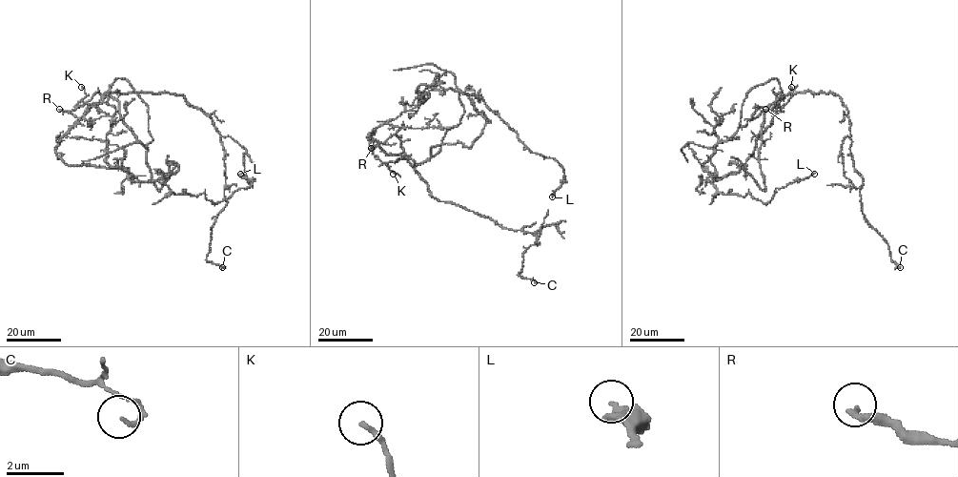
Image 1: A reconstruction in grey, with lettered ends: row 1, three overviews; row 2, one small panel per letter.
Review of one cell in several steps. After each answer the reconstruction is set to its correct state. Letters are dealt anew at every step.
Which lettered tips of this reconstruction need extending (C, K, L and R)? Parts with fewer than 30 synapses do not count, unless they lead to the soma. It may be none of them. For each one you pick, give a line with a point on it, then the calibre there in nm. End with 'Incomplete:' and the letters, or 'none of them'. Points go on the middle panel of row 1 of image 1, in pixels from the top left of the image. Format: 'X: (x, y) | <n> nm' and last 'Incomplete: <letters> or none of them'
Incomplete: none of them

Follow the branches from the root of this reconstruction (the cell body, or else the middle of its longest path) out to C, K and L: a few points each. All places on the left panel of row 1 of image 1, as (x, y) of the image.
C: (119, 105), (102, 95), (180, 93), (211, 118), (224, 152), (226, 205), (212, 227), (207, 259), (222, 267)
K: (119, 105), (115, 99), (96, 93), (76, 108), (86, 96), (81, 87)
L: (119, 105), (159, 190), (176, 164), (158, 180), (175, 195), (217, 203), (252, 185), (240, 174)

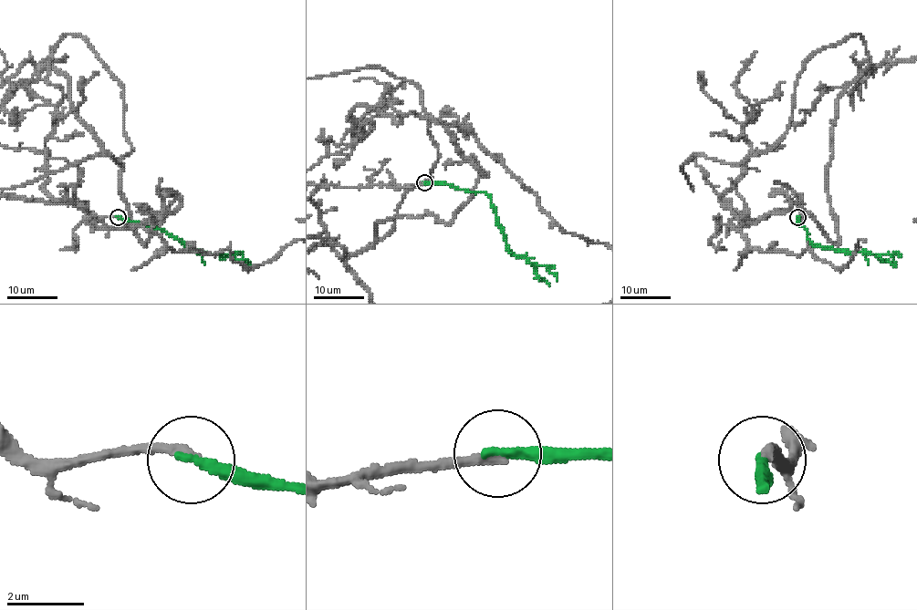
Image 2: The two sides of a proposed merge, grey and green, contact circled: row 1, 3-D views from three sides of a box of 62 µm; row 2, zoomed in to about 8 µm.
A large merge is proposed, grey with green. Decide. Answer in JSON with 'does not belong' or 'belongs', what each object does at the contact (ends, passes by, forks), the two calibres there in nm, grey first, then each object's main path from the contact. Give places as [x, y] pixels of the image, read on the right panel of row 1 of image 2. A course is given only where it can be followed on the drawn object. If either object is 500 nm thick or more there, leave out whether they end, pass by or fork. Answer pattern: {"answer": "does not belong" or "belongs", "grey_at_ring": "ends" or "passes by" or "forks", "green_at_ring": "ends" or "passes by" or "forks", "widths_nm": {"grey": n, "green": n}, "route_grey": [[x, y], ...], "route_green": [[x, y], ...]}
{"answer": "belongs", "grey_at_ring": "ends", "green_at_ring": "ends", "widths_nm": {"grey": 240, "green": 280}, "route_green": [[797, 217], [814, 244], [871, 253], [895, 266]]}

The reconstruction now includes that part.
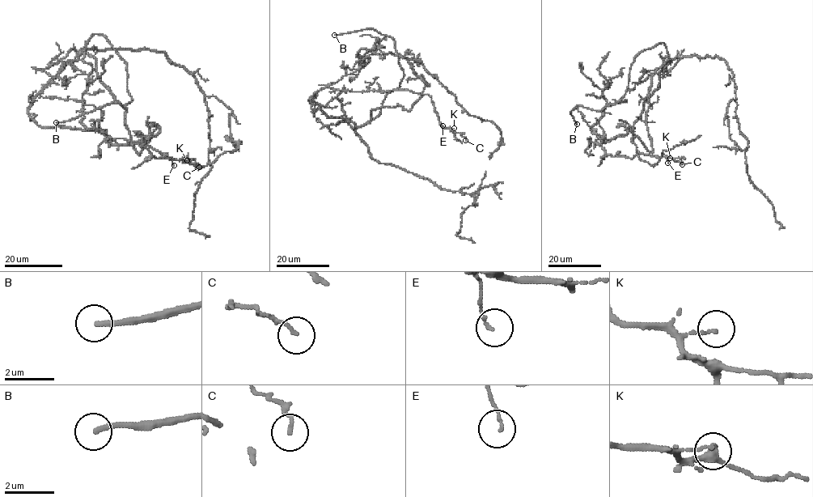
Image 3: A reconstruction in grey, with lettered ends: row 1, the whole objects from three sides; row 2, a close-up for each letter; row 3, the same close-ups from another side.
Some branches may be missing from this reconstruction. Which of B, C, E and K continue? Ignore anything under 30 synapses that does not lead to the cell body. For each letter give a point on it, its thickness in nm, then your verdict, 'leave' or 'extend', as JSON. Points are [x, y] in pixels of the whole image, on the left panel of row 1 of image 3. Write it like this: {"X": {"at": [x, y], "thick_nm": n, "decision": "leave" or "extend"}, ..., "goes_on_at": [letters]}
{"B": {"at": [56, 122], "thick_nm": 200, "decision": "extend"}, "C": {"at": [199, 167], "thick_nm": 120, "decision": "leave"}, "E": {"at": [174, 165], "thick_nm": 100, "decision": "leave"}, "K": {"at": [187, 160], "thick_nm": 100, "decision": "leave"}, "goes_on_at": ["B"]}

